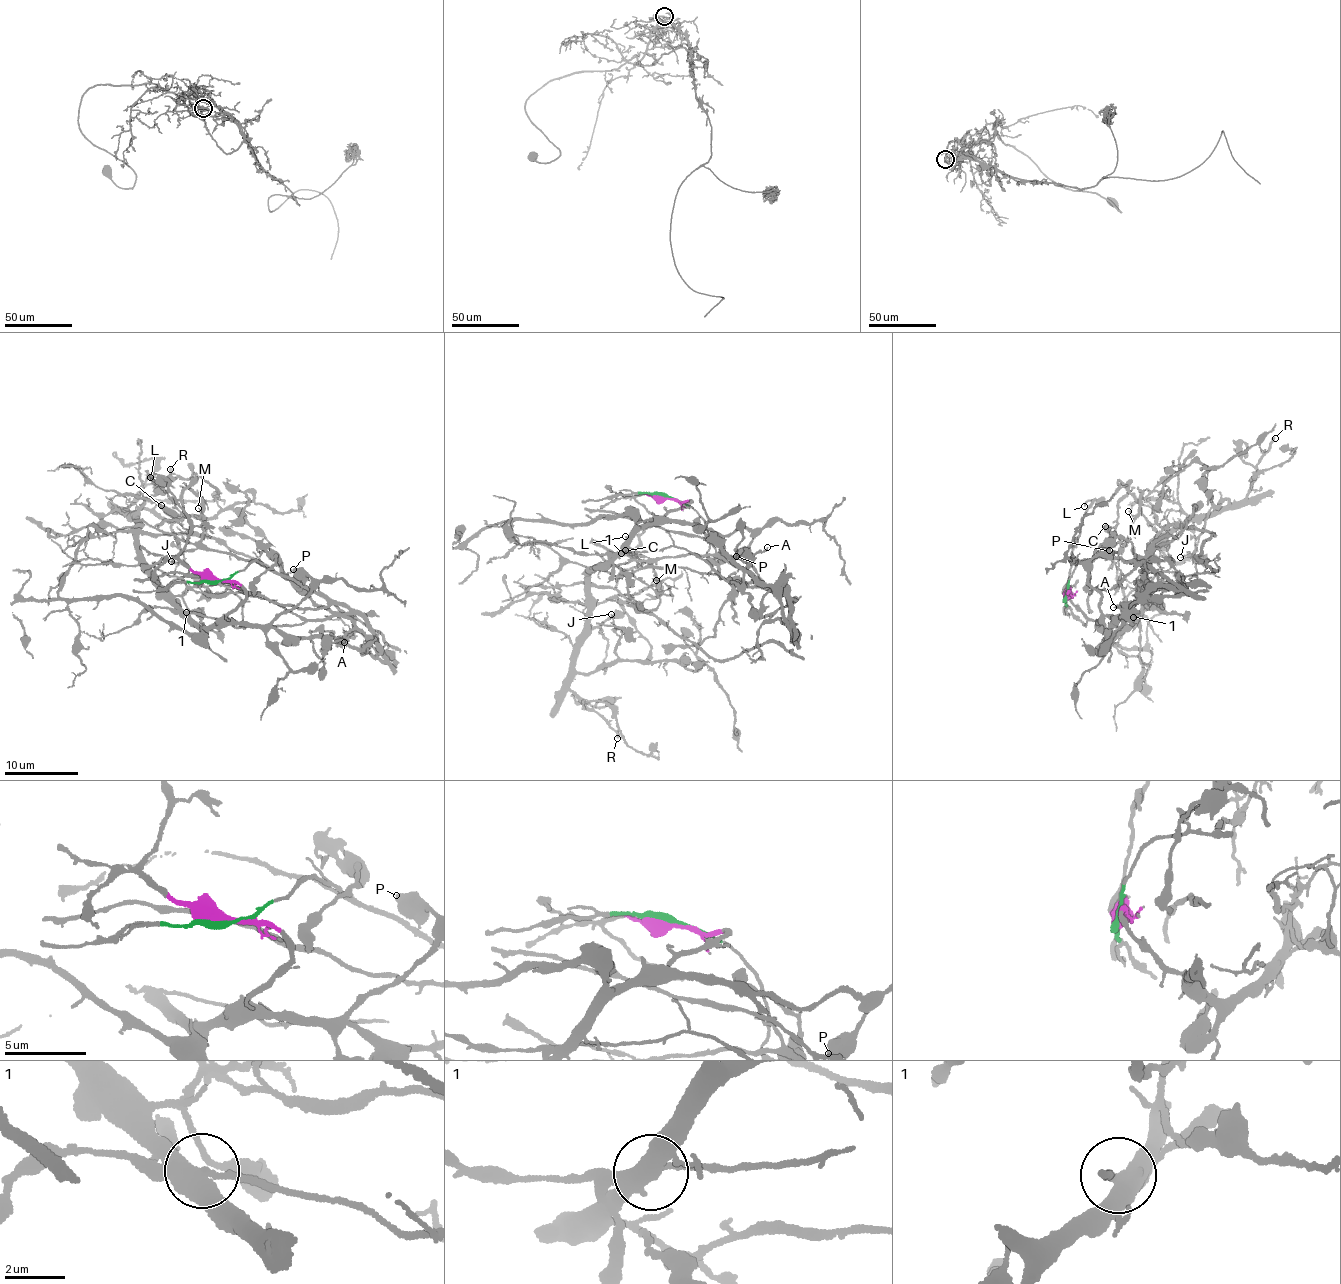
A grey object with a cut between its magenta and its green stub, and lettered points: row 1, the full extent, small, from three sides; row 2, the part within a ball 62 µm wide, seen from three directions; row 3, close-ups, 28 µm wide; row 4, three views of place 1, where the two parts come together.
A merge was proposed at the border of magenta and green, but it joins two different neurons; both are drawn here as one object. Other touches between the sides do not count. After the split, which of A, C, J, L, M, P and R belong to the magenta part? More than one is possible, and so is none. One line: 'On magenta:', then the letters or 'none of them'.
On magenta: A, J, L, P, R

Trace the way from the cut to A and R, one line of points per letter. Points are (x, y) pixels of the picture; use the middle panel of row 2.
A: (664, 496), (691, 502), (666, 517), (697, 526), (743, 568), (754, 556), (768, 547)
R: (664, 496), (691, 502), (636, 528), (624, 550), (590, 574), (586, 589), (588, 623), (570, 688), (617, 739)

